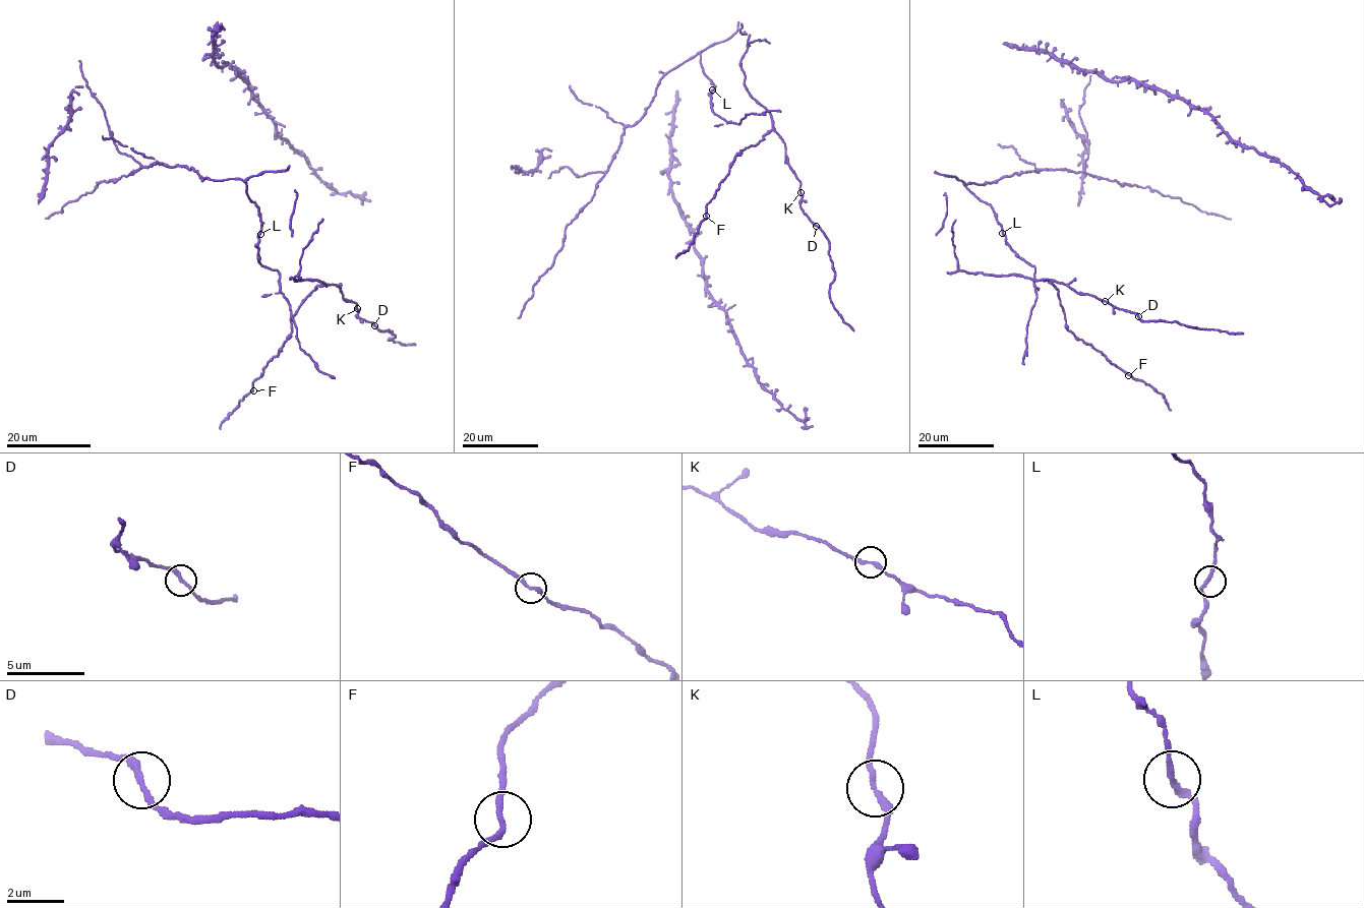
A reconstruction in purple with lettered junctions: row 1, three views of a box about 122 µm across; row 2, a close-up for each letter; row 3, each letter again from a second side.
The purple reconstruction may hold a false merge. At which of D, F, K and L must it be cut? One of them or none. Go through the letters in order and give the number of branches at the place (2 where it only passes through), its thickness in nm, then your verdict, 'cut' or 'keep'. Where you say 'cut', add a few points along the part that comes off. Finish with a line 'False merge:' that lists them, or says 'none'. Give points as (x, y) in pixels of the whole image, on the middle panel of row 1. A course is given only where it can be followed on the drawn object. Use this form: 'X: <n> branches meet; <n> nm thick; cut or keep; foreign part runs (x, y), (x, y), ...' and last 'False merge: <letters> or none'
D: 2 branches meet; 220 nm thick; keep
F: 2 branches meet; 240 nm thick; keep
K: 2 branches meet; 200 nm thick; keep
L: 2 branches meet; 240 nm thick; keep
False merge: none

